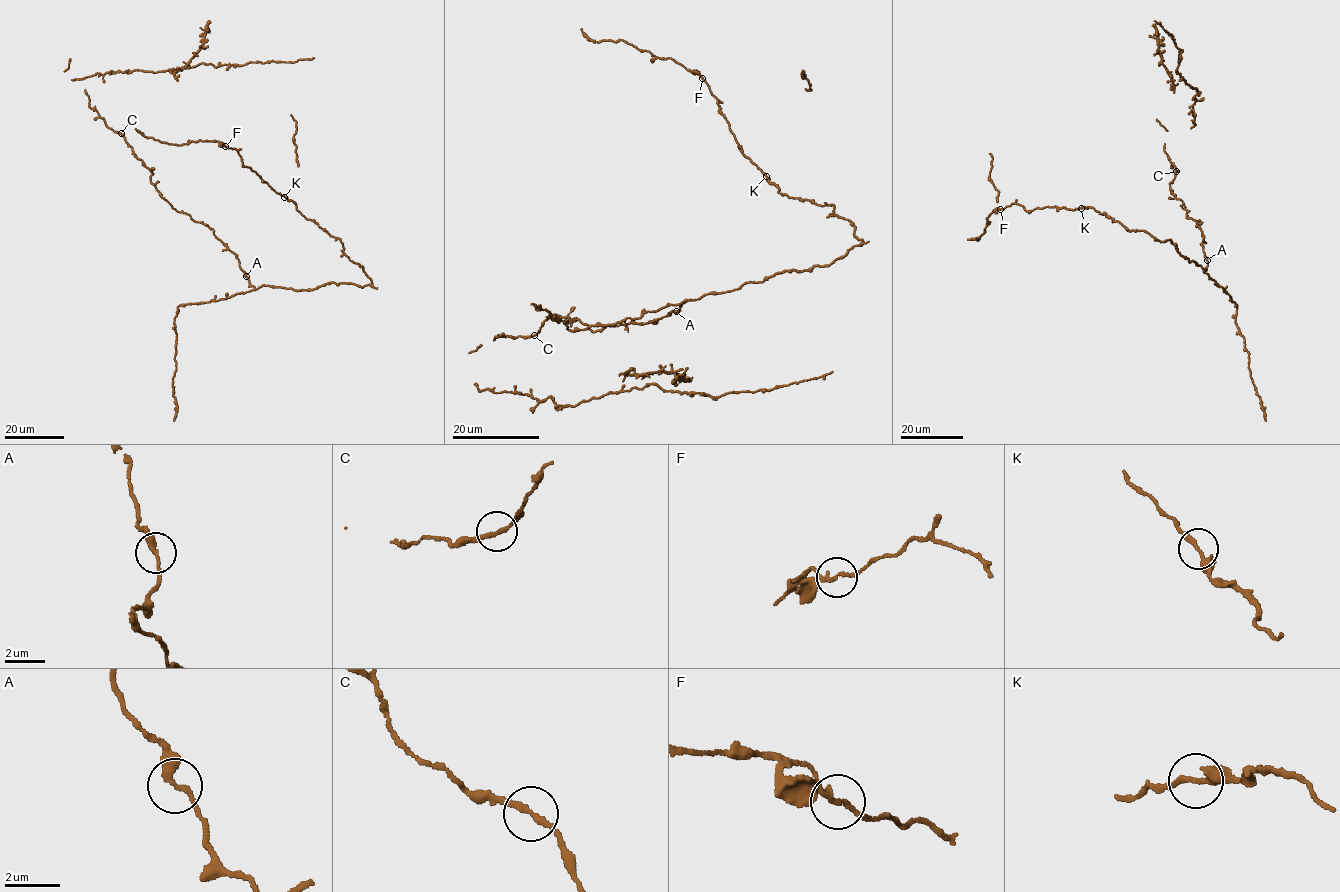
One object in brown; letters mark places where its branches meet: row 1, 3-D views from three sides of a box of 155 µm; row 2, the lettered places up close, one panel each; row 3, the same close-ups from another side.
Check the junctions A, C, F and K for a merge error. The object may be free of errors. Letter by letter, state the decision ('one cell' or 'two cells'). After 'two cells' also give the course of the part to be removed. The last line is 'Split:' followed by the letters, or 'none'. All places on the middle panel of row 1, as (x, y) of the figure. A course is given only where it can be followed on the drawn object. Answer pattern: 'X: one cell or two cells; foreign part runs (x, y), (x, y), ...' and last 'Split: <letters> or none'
A: one cell
C: one cell
F: one cell
K: one cell
Split: none

